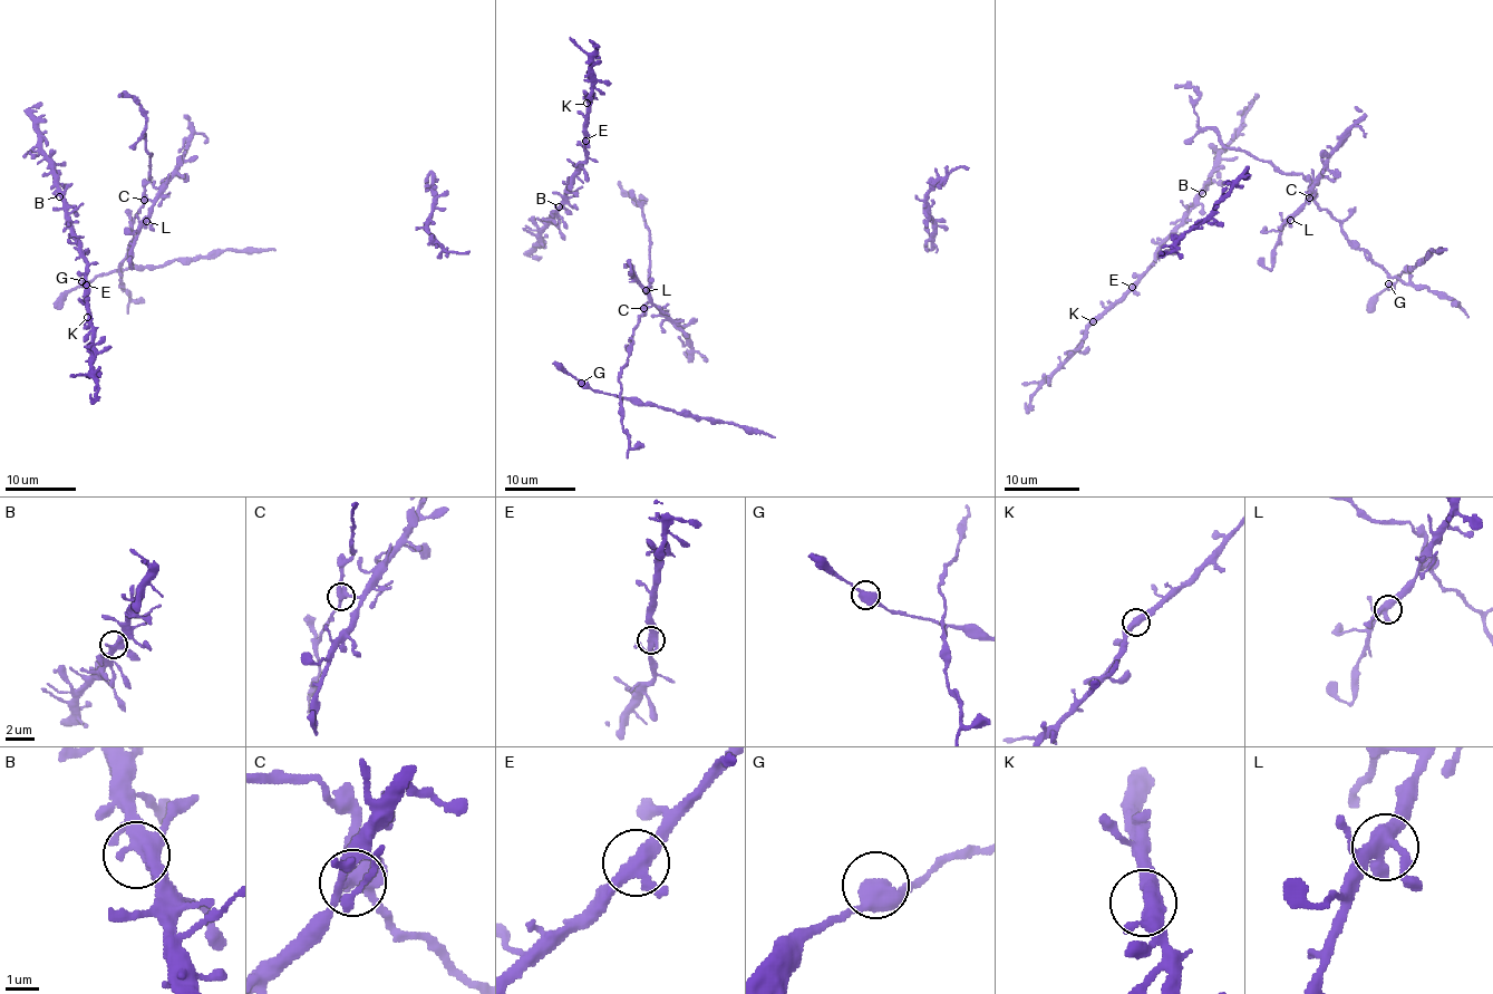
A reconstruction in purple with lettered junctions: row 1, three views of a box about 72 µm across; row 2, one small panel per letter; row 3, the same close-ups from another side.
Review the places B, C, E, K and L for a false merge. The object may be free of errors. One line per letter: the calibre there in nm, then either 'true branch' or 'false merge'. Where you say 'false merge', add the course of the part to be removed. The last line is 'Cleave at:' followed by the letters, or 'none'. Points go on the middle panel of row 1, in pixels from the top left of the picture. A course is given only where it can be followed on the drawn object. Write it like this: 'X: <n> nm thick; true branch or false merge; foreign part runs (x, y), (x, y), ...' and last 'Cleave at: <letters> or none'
B: 400 nm thick; true branch
C: 400 nm thick; false merge; foreign part runs (643, 308), (621, 369), (621, 402), (624, 398), (656, 404), (674, 413), (736, 423), (775, 437)
E: 360 nm thick; true branch
K: 360 nm thick; true branch
L: 400 nm thick; true branch
Cleave at: C

